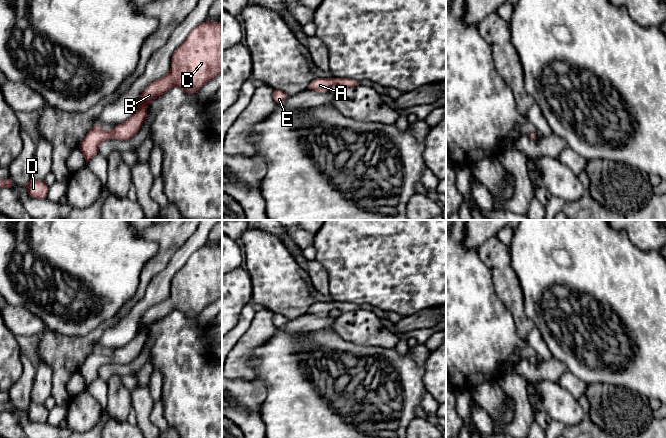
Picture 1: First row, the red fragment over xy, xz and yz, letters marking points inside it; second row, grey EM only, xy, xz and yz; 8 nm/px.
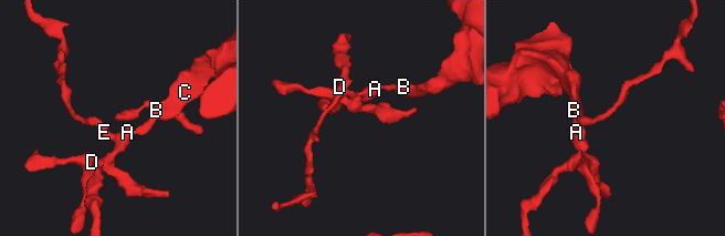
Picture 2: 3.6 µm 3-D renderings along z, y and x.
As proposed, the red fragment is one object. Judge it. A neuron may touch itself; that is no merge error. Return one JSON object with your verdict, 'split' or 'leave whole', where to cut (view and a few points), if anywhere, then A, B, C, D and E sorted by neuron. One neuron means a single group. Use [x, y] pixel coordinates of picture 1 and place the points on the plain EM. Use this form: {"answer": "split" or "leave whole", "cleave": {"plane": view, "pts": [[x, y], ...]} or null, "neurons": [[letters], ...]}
{"answer": "leave whole", "cleave": null, "neurons": [["A", "B", "C", "D", "E"]]}

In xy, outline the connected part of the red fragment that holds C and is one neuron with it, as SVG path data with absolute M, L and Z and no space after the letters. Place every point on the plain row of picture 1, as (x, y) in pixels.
M204 245L195 251L171 281L170 296L143 314L135 337L125 346L104 356L95 349L80 366L86 388L98 378L100 368L106 364L131 363L147 342L146 330L168 316L172 310L182 312L189 320L201 313L209 304L222 297L222 248Z

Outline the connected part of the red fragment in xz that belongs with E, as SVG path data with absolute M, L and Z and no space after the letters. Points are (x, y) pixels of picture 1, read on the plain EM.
M274 313L273 324L276 328L282 328L289 321L290 320L287 317L285 317L284 315Z

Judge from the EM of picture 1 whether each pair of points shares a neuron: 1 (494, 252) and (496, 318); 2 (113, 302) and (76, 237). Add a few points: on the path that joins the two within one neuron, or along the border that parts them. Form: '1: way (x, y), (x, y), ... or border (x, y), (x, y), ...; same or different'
1: border (489, 271), (495, 295), (510, 312); different
2: way (97, 286), (76, 265), (76, 253); same

